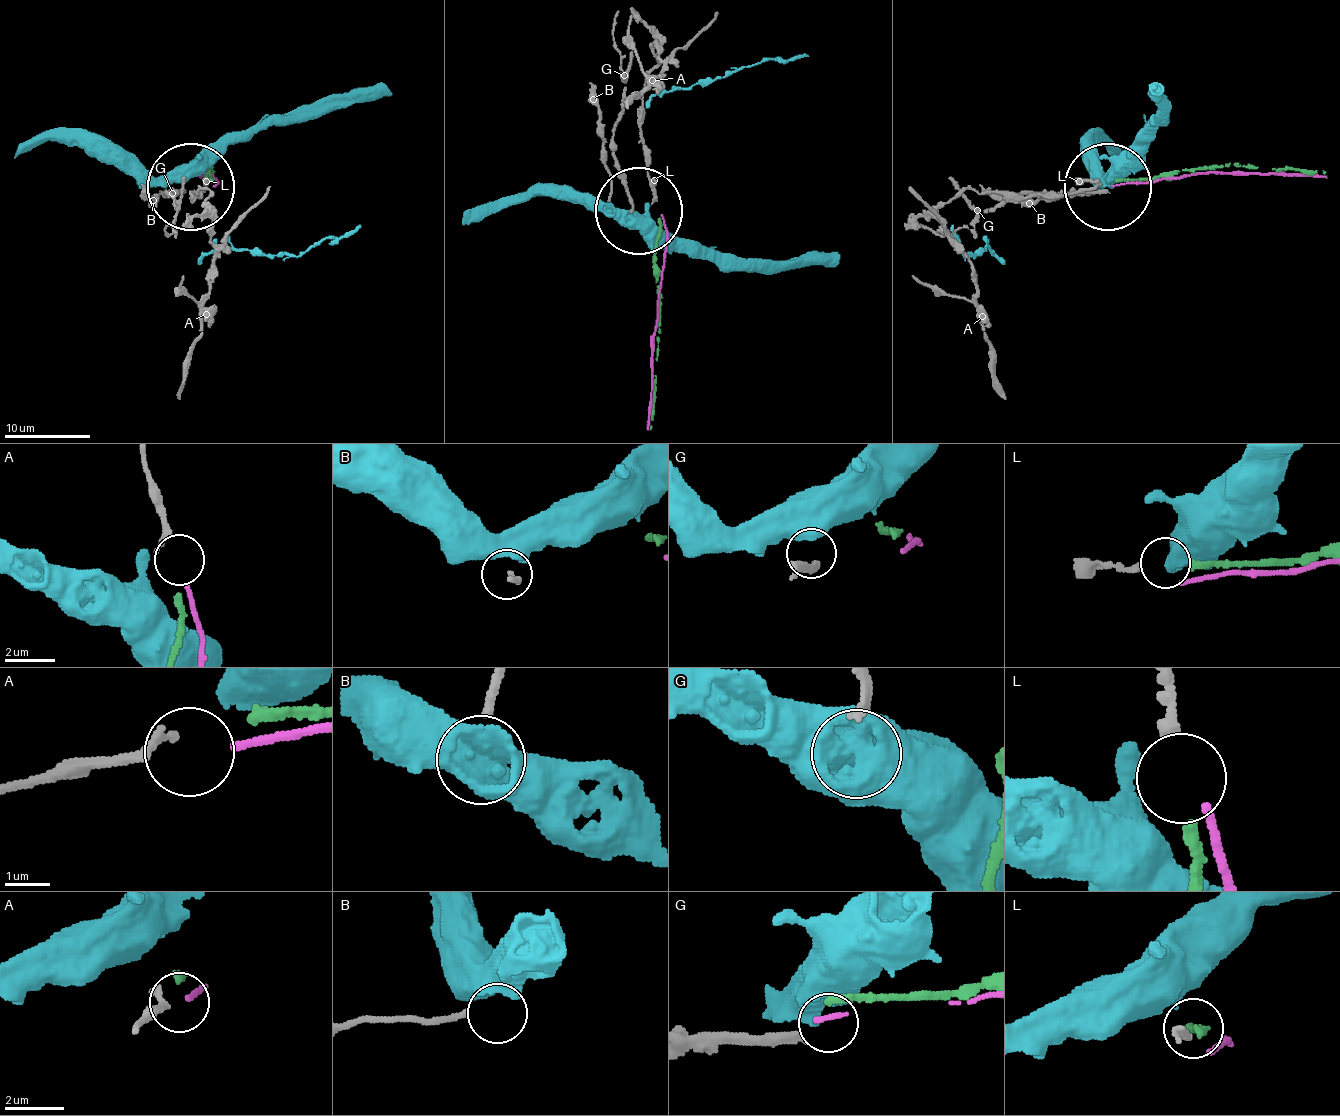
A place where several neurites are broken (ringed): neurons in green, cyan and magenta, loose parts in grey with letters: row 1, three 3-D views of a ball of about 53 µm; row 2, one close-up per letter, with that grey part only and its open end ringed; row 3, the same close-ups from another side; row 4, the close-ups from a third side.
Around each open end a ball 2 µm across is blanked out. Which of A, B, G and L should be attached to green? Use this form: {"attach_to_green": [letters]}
{"attach_to_green": ["L"]}

